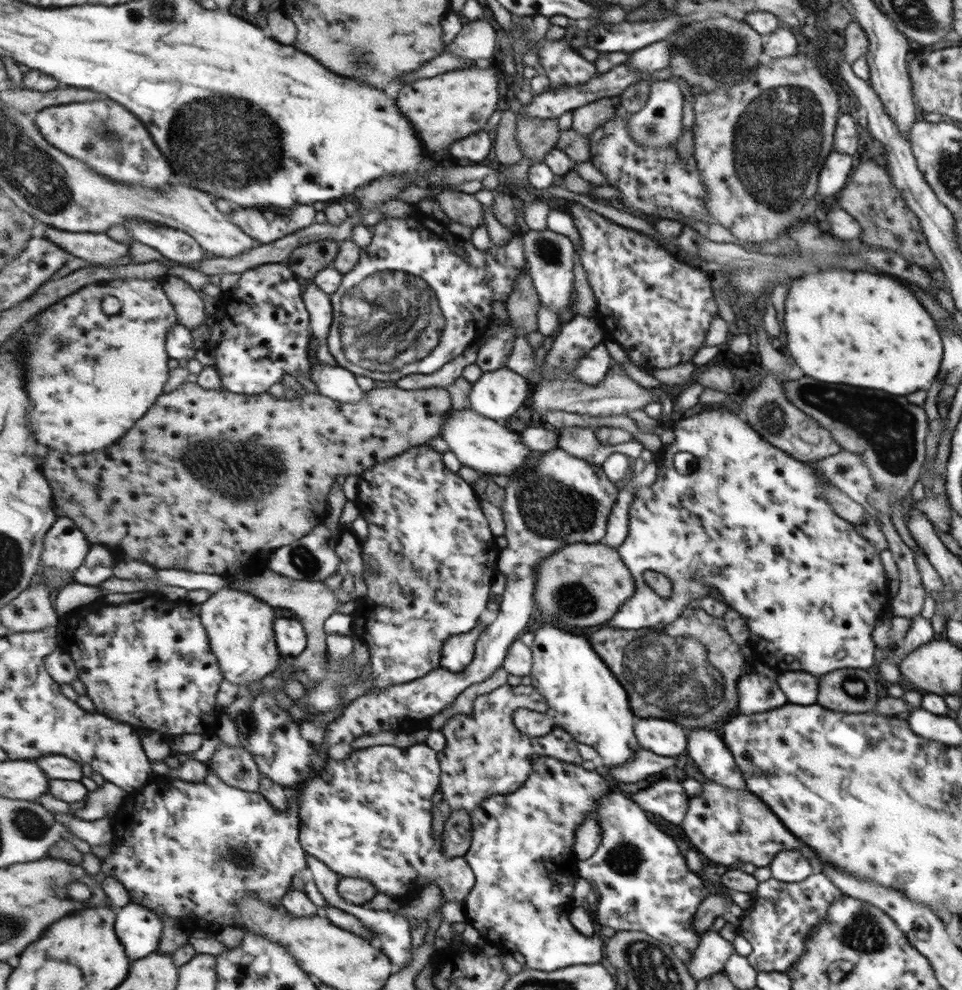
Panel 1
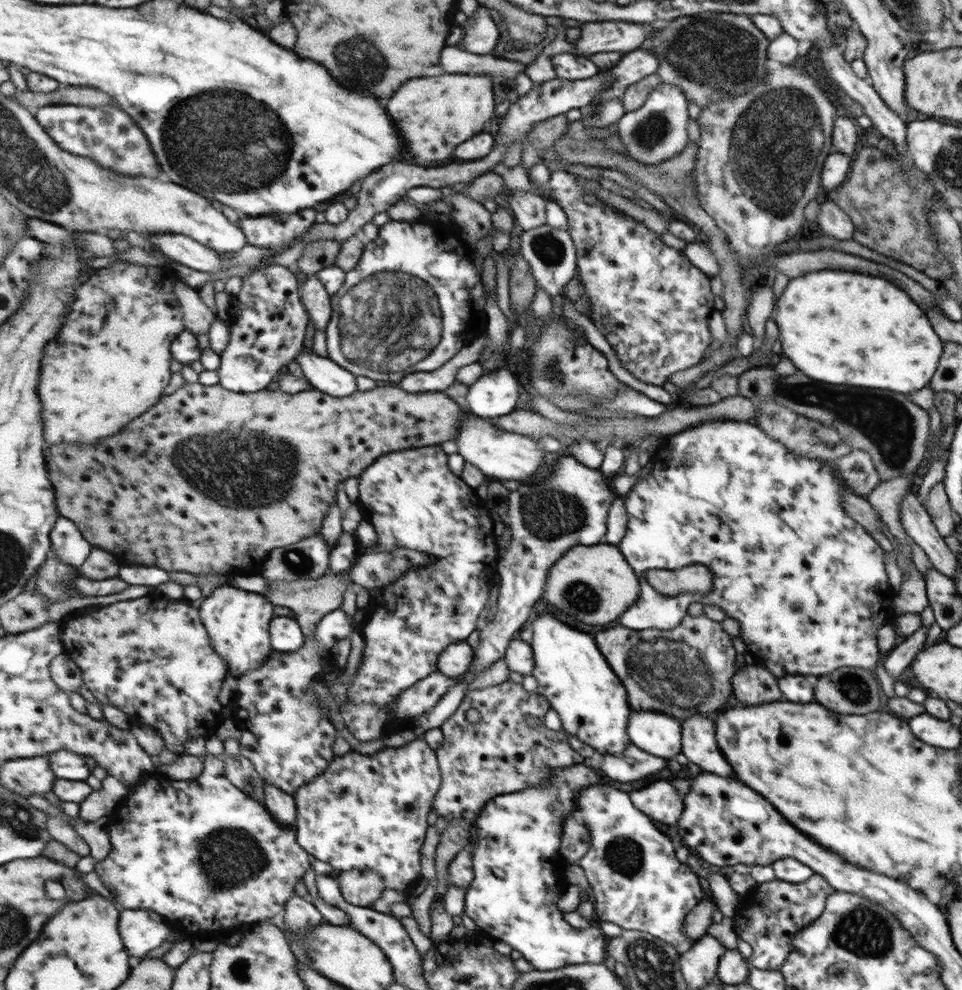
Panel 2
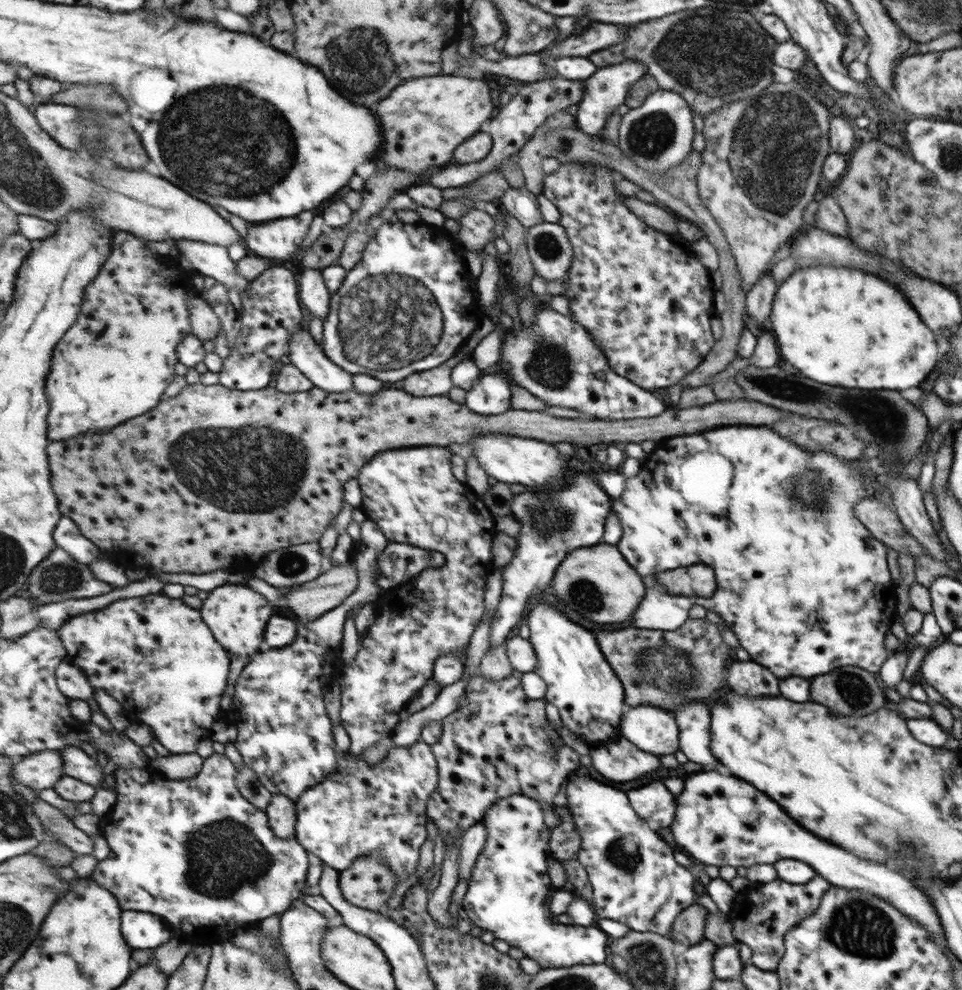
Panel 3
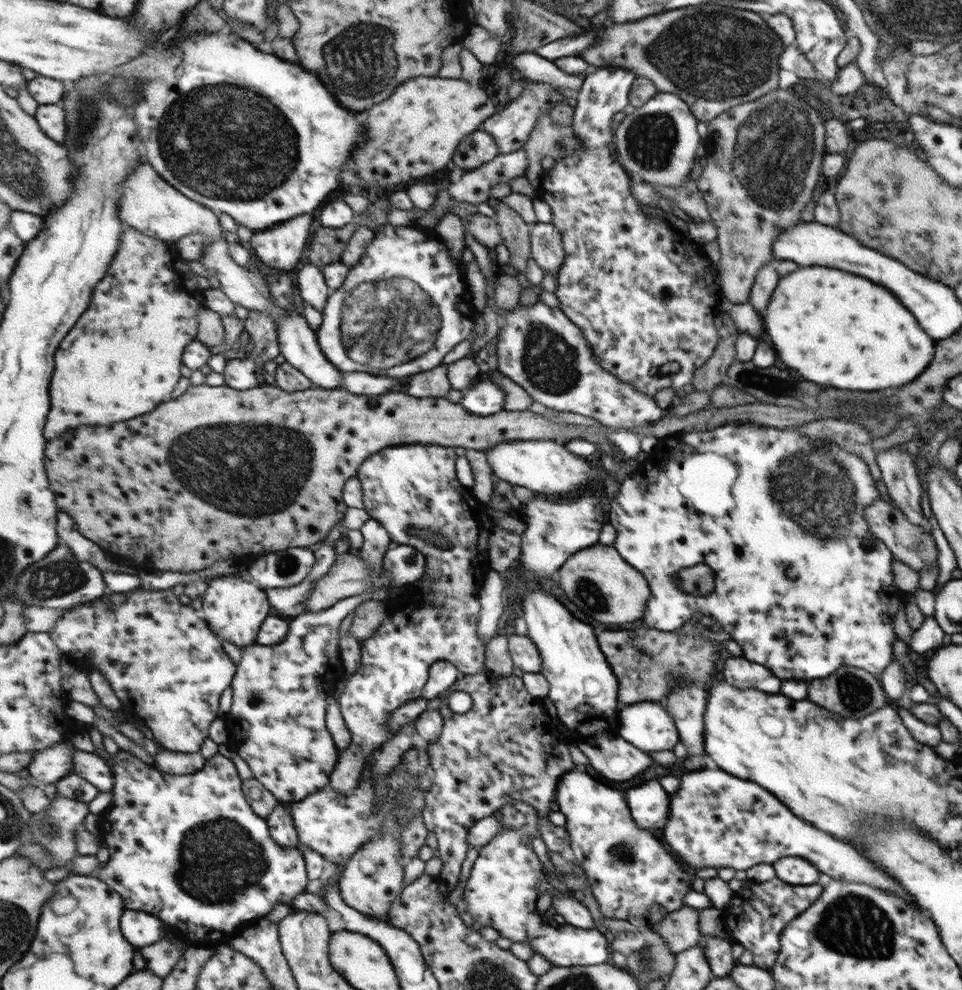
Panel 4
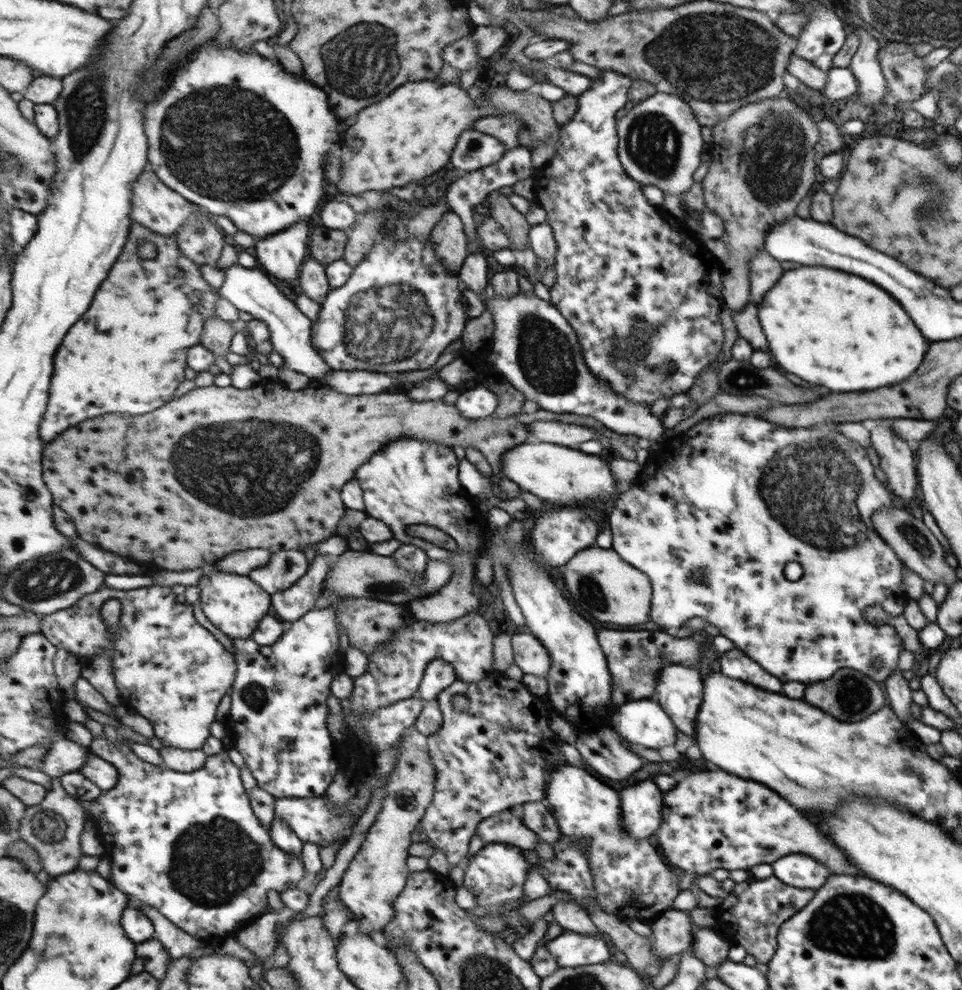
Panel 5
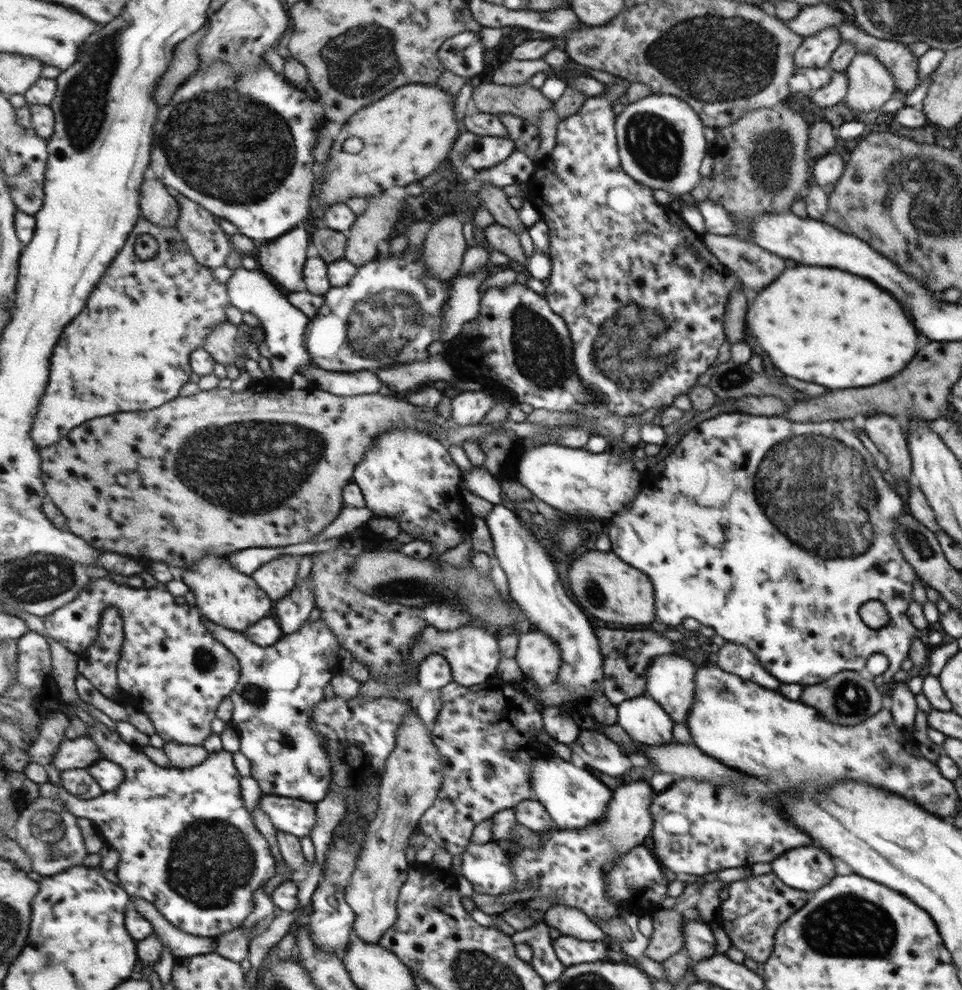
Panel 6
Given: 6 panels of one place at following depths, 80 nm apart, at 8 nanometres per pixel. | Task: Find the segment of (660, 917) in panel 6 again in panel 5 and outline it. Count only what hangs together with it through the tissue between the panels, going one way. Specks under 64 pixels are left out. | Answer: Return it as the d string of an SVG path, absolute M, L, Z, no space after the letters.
M664 911L649 925L655 956L667 958L690 948L694 926L687 916L687 911Z

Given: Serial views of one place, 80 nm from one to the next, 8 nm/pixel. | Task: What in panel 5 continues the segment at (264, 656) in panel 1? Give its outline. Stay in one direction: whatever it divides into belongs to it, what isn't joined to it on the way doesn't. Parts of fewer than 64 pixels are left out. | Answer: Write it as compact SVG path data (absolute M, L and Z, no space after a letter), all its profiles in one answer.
M205 566L205 575L197 586L200 588L200 604L206 618L231 639L252 639L259 623L266 618L274 606L273 595L261 588L249 576L224 570L212 570Z

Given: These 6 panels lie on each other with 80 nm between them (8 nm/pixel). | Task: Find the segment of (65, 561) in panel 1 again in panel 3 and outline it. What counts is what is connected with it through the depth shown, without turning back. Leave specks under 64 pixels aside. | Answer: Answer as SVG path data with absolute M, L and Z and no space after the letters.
M63 516L55 529L54 537L59 547L65 549L77 562L91 564L104 551L93 541L82 535L78 524L67 516Z

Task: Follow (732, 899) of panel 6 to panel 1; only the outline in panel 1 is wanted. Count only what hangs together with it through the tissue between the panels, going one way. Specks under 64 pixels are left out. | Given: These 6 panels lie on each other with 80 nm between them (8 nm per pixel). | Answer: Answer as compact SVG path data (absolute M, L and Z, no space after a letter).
M820 872L811 876L811 880L805 879L797 883L783 883L773 878L759 882L752 892L751 906L744 912L742 922L737 927L737 934L743 936L751 945L751 952L746 959L757 972L785 973L789 971L789 968L793 967L798 962L798 958L806 951L806 939L810 938L812 931L826 919L831 905L839 897L841 897L841 892L831 884L831 880L827 880Z

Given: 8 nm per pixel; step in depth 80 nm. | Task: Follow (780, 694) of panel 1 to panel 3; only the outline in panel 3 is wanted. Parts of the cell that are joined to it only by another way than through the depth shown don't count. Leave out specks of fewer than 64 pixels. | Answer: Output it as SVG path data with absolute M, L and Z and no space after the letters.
M732 659L725 672L725 686L743 696L777 696L779 678L763 665Z

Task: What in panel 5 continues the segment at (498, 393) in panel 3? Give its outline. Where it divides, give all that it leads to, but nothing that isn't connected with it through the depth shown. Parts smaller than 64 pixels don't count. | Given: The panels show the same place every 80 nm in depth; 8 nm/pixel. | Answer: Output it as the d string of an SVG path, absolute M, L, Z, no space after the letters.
M481 382L469 385L455 404L467 420L481 420L494 414L499 407L499 396Z

